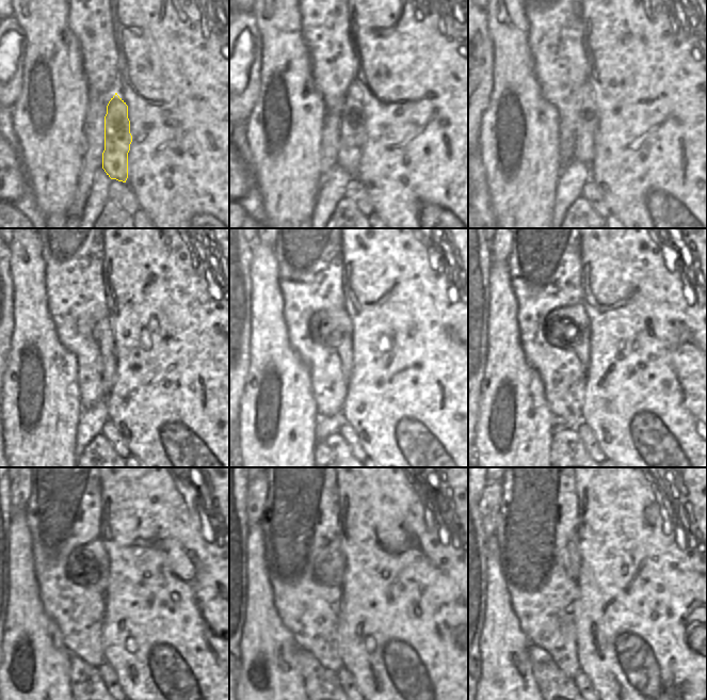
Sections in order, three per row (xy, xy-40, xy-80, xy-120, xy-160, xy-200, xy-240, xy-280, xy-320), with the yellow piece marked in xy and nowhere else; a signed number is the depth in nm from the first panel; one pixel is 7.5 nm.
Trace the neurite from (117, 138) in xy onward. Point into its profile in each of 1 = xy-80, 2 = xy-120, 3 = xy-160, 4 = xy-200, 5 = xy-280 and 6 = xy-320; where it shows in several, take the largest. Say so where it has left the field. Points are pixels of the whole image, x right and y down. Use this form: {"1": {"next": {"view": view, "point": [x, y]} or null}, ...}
{"1": {"next": {"view": "xy-80", "point": [589, 114]}}, "2": {"next": {"view": "xy-120", "point": [102, 332]}}, "3": {"next": {"view": "xy-160", "point": [338, 319]}}, "4": {"next": {"view": "xy-200", "point": [575, 316]}}, "5": {"next": {"view": "xy-280", "point": [330, 561]}}, "6": {"next": {"view": "xy-320", "point": [571, 555]}}}

